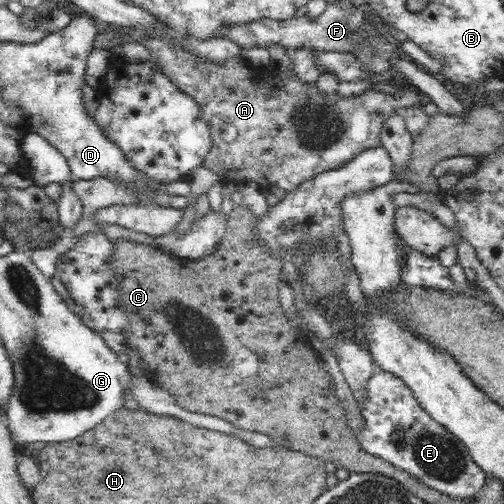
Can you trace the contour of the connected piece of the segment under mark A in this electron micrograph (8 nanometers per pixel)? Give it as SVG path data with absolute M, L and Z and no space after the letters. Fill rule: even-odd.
M172 37L154 38L150 42L144 42L144 45L150 49L151 58L164 69L172 82L196 103L198 119L208 124L212 146L200 165L215 172L222 184L254 182L262 190L270 184L276 184L285 191L294 190L300 182L312 178L314 174L337 169L368 150L380 149L380 130L384 118L396 110L421 106L426 97L415 87L399 88L396 92L384 92L373 87L348 96L340 94L338 89L324 91L318 85L318 80L304 81L293 67L281 72L278 62L258 68L252 66L240 53L218 59L190 49L188 45Z

